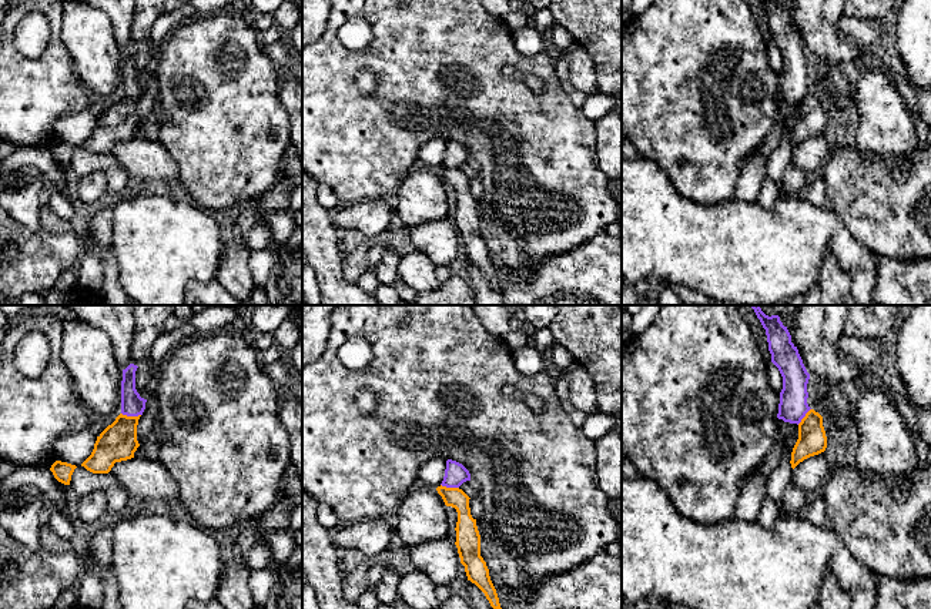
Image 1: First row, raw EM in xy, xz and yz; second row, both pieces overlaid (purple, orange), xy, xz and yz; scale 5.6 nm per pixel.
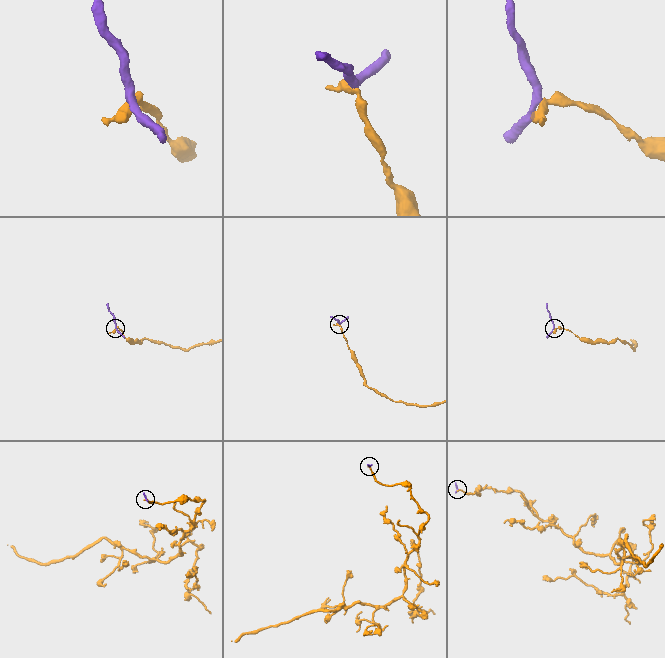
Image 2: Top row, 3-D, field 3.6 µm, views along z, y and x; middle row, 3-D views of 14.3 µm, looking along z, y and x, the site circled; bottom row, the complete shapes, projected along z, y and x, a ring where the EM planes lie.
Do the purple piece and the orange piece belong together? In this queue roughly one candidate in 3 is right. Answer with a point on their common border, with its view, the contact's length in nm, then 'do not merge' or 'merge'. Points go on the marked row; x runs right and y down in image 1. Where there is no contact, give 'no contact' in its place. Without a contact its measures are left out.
meets purple in xy at (131, 415); contact 110 nm long; do not merge

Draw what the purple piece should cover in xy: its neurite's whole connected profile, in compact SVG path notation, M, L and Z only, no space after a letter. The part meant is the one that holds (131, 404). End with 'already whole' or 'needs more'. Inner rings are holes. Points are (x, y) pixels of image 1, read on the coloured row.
M130 364L123 369L121 381L121 414L127 416L143 415L147 399L141 398L135 389L137 365Z | already whole

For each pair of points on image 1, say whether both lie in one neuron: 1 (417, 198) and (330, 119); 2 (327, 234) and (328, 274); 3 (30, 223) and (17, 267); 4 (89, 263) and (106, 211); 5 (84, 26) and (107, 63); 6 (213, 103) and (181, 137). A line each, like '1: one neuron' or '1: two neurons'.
1: two neurons
2: one neuron
3: two neurons
4: one neuron
5: one neuron
6: one neuron

